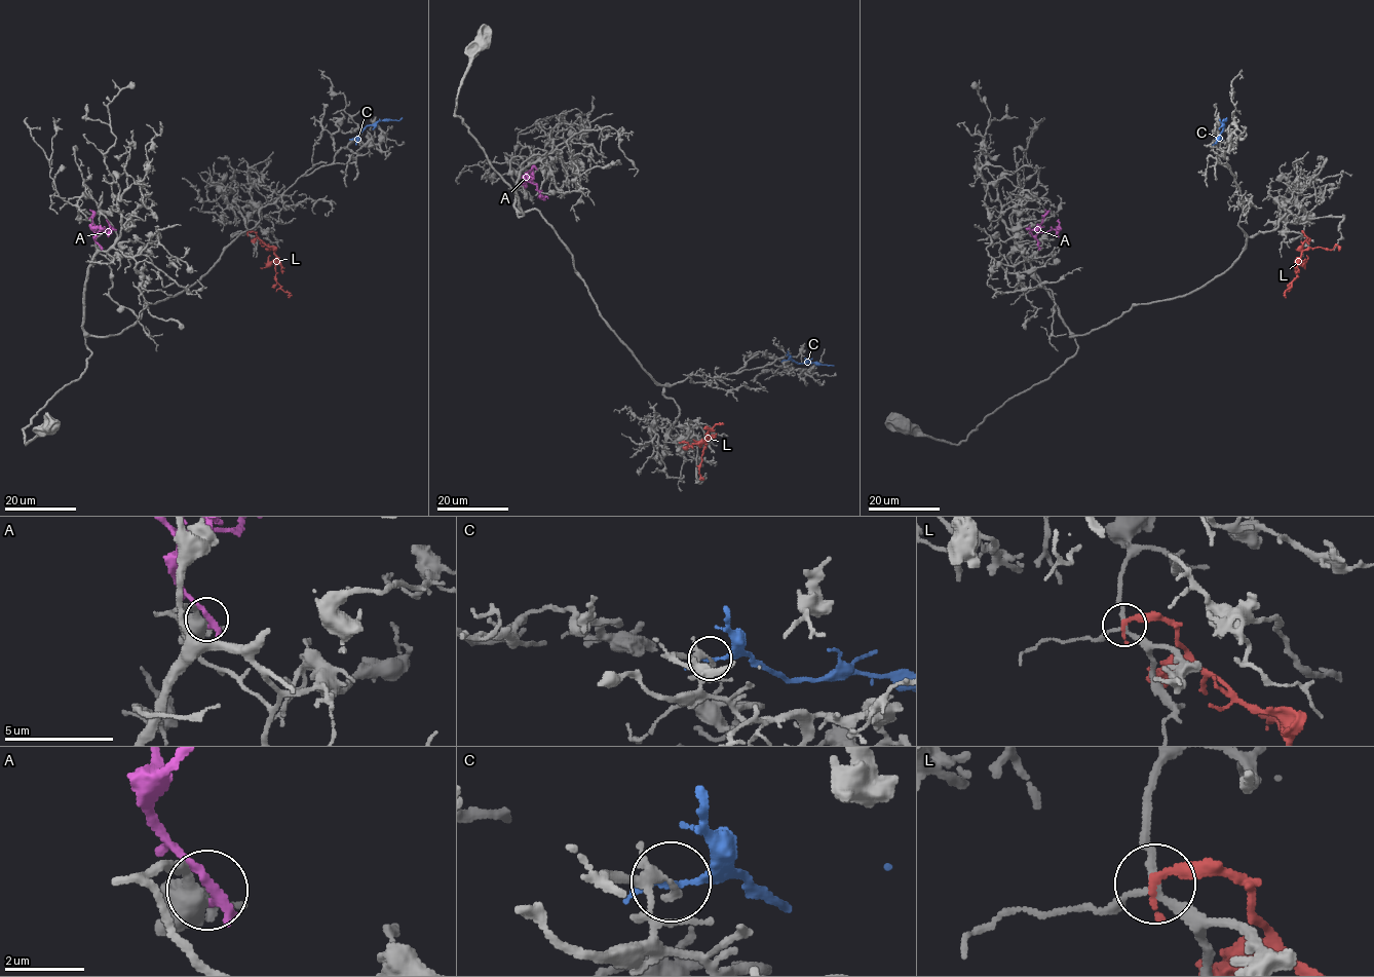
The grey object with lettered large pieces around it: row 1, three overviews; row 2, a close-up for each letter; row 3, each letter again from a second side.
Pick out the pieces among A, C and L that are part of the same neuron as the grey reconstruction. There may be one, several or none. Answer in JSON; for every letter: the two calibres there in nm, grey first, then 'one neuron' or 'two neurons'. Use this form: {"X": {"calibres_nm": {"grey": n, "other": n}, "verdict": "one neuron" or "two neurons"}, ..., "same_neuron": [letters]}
{"A": {"calibres_nm": {"grey": 400, "other": 320}, "verdict": "two neurons"}, "C": {"calibres_nm": {"grey": 140, "other": 170}, "verdict": "one neuron"}, "L": {"calibres_nm": {"grey": 170, "other": 280}, "verdict": "two neurons"}, "same_neuron": ["C"]}

